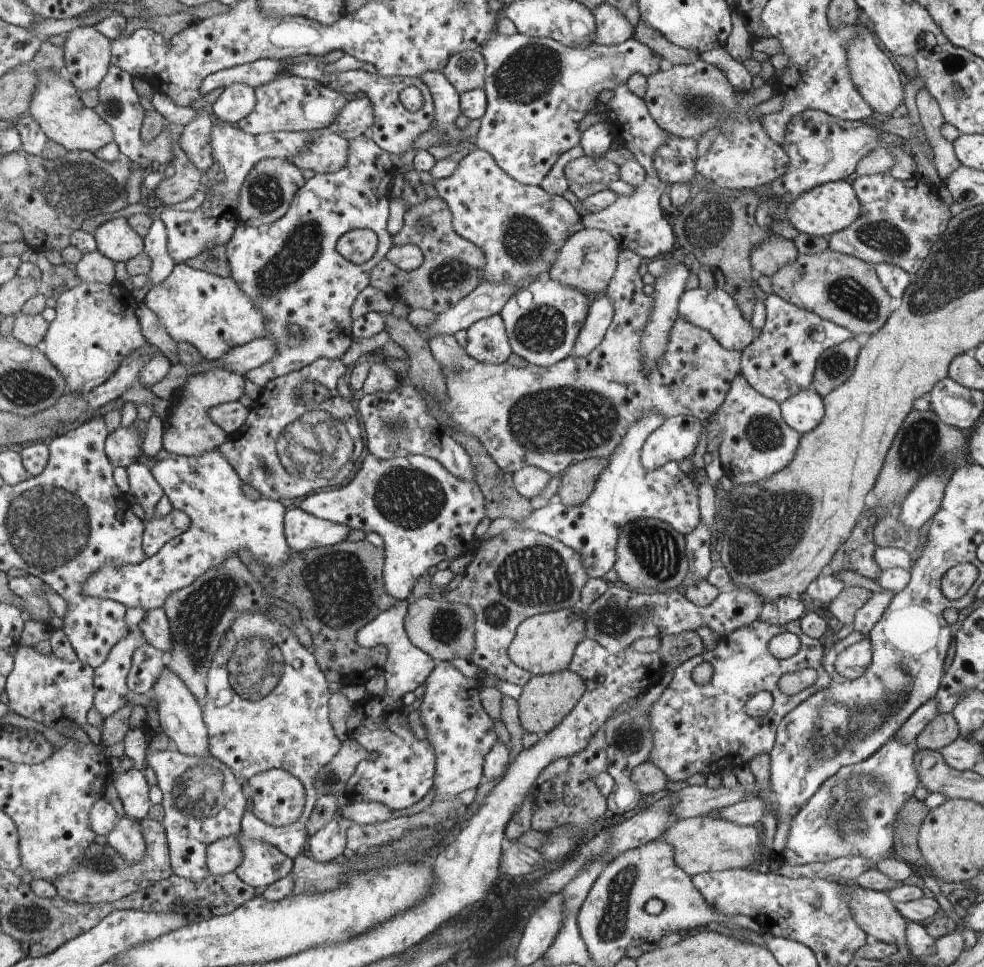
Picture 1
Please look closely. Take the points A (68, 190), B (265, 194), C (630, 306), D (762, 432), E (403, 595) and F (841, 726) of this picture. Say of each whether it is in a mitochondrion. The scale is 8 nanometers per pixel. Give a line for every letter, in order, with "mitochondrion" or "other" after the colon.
A: mitochondrion
B: mitochondrion
C: other
D: mitochondrion
E: other
F: mitochondrion

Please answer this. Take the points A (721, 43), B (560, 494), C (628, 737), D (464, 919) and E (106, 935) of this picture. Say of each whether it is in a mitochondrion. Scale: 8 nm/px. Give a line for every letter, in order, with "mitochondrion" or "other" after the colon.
A: other
B: other
C: mitochondrion
D: other
E: other

